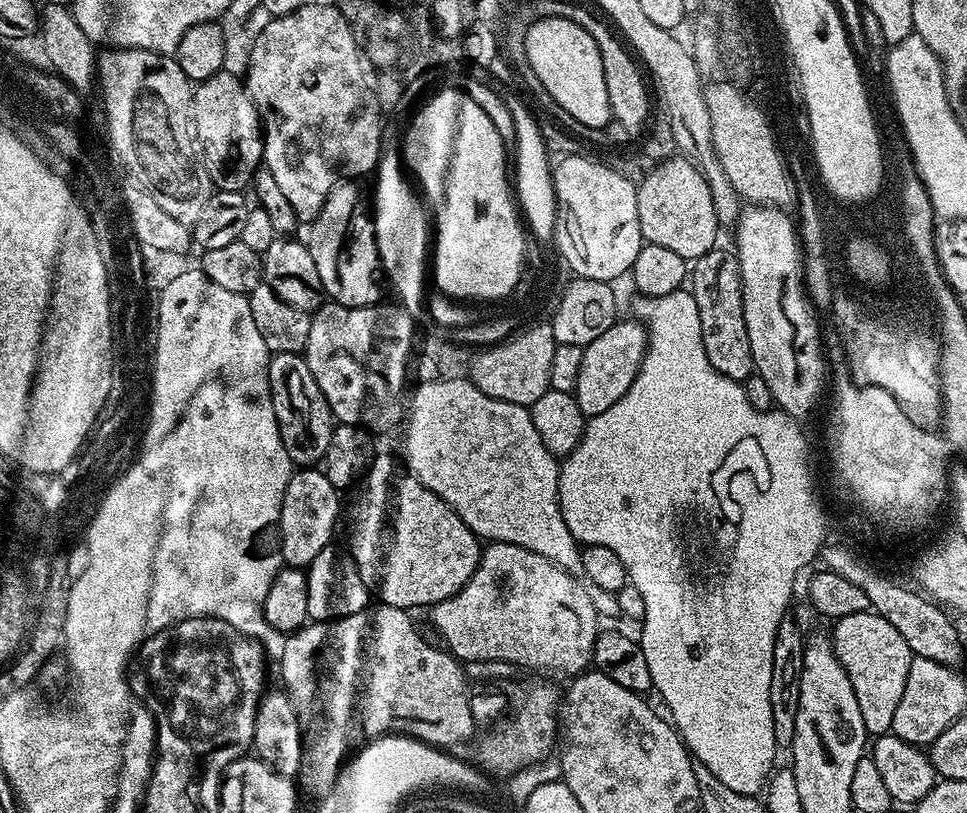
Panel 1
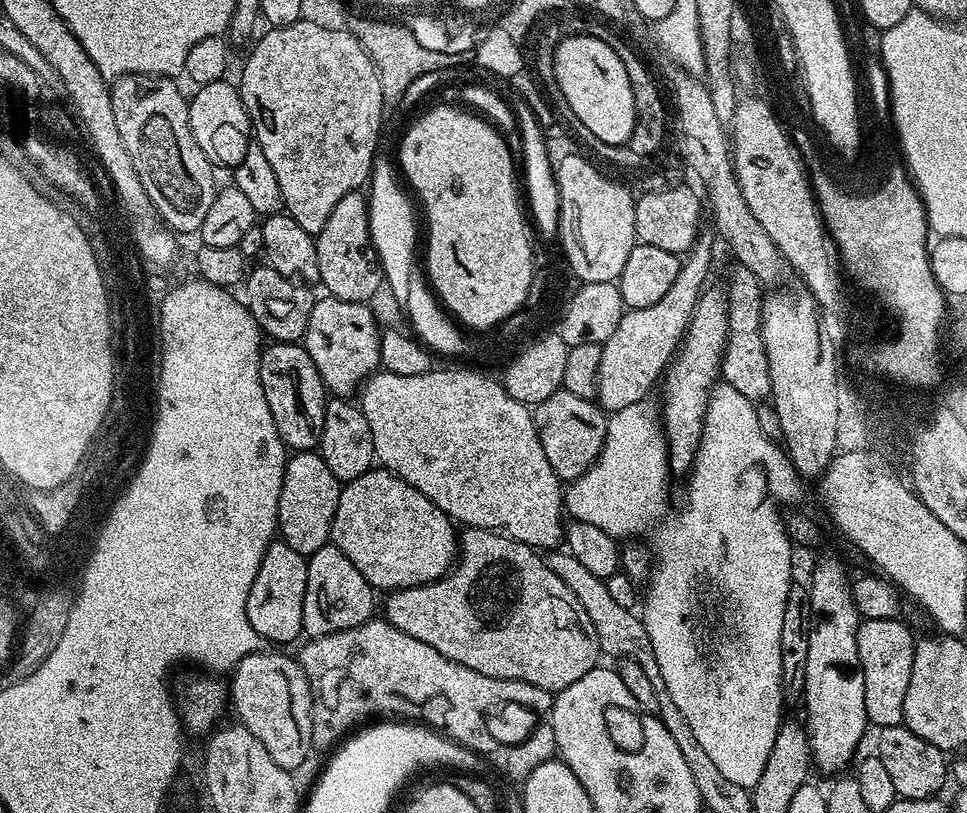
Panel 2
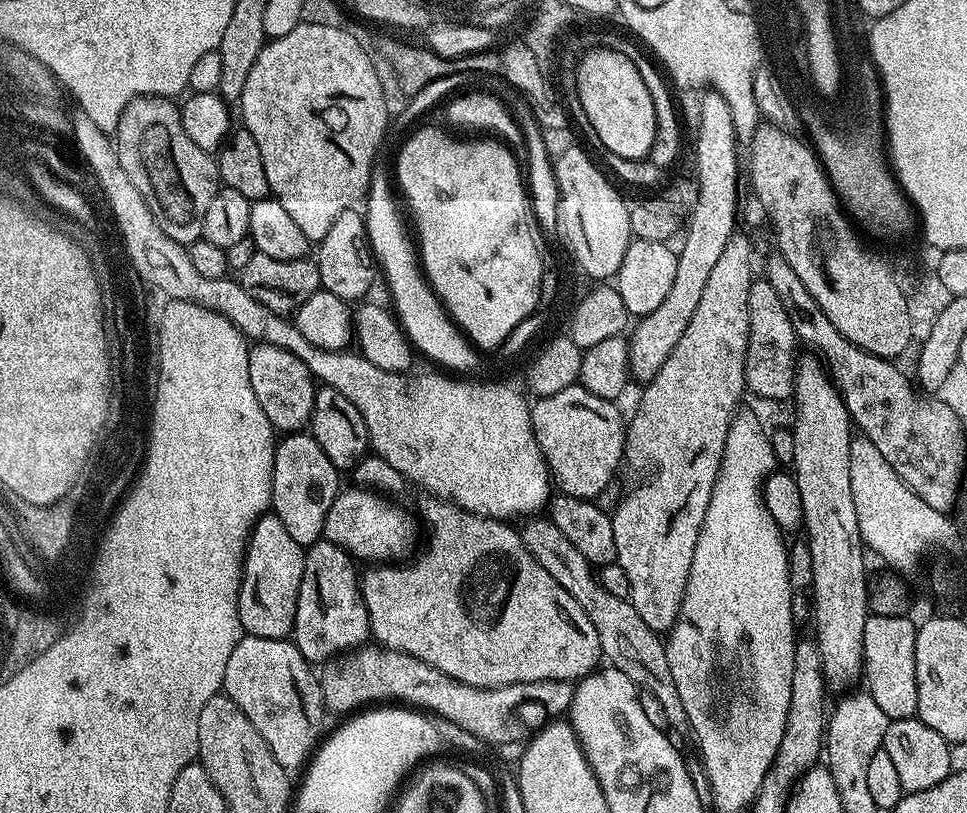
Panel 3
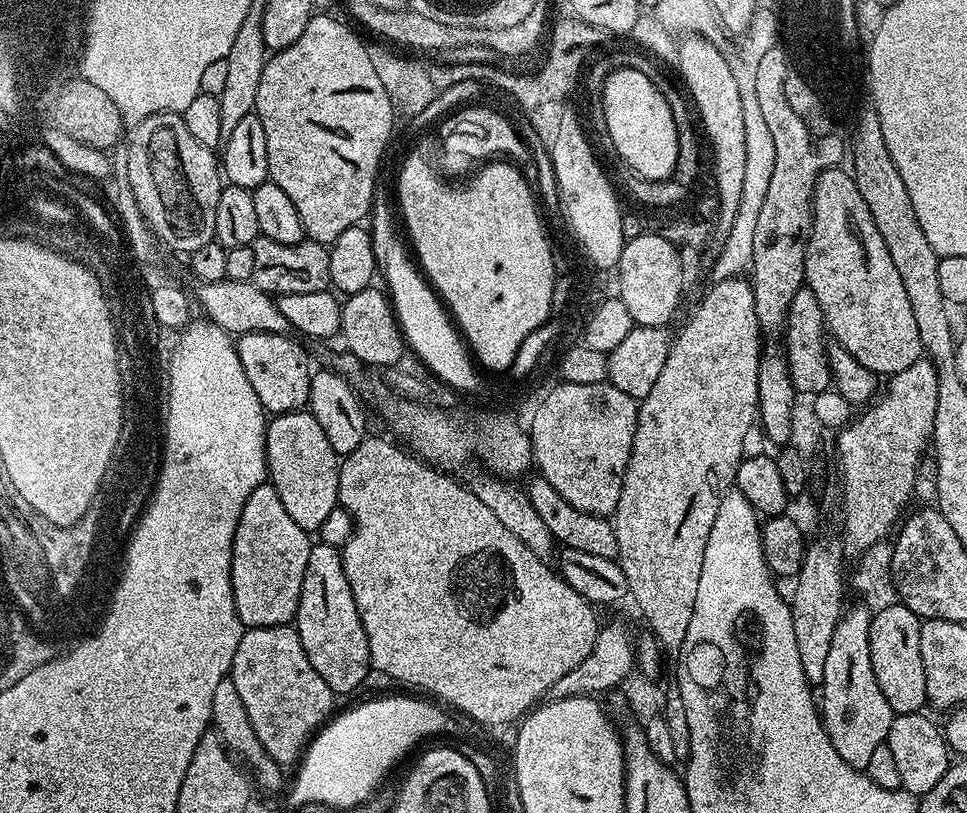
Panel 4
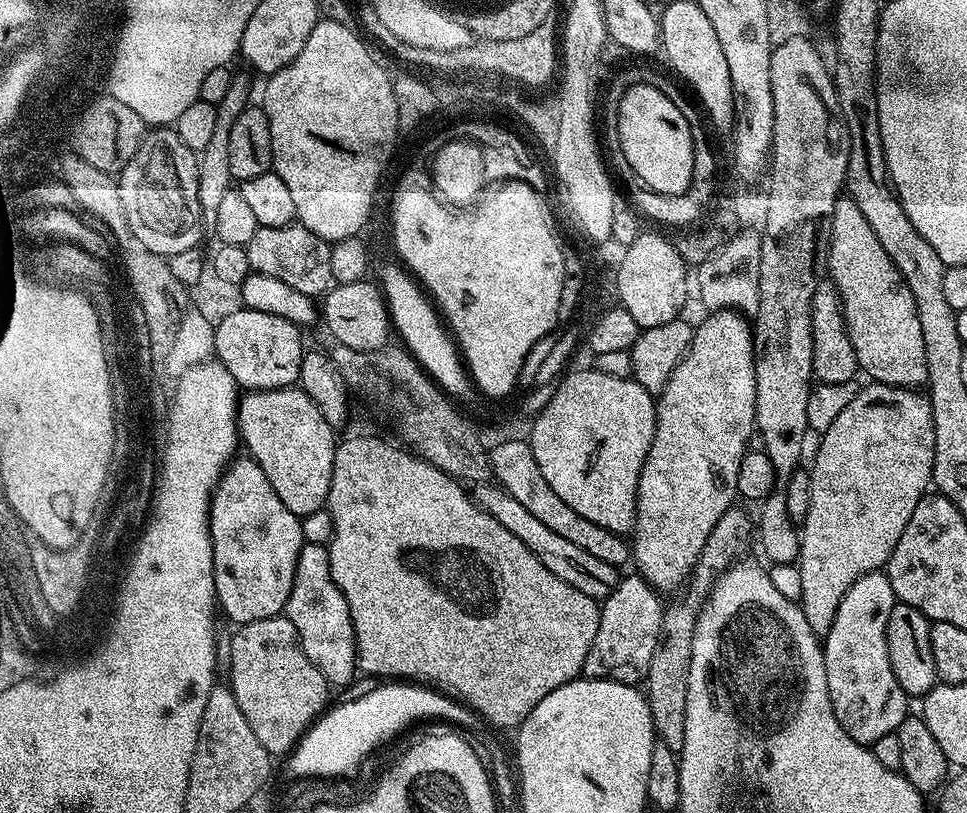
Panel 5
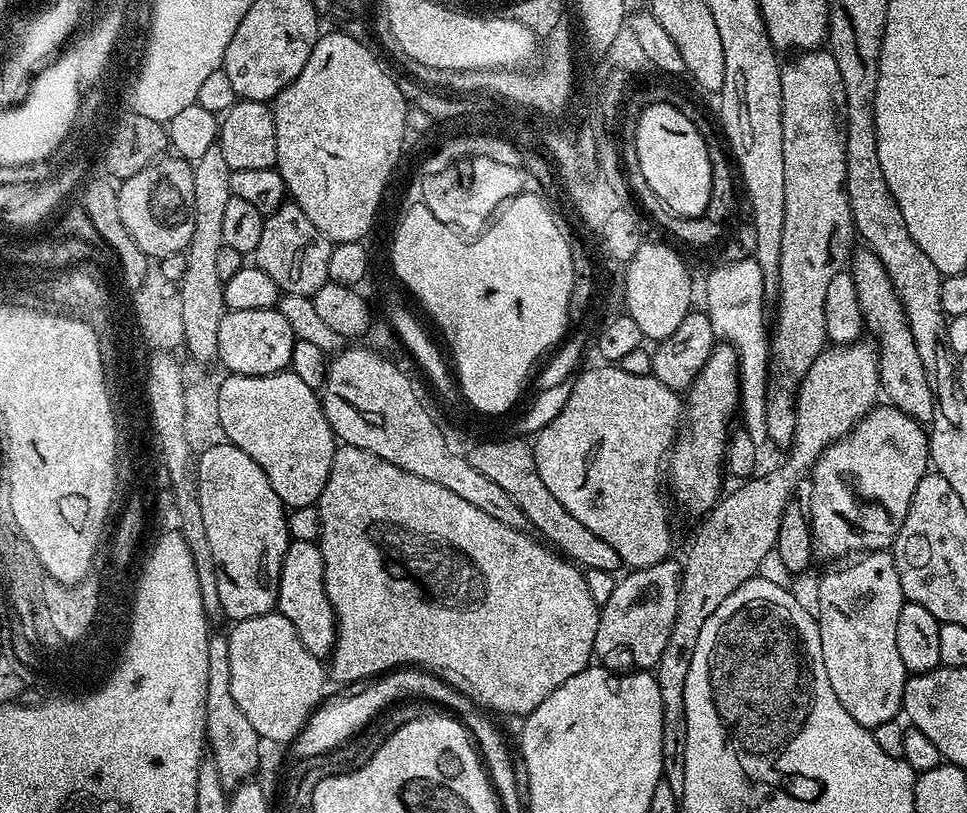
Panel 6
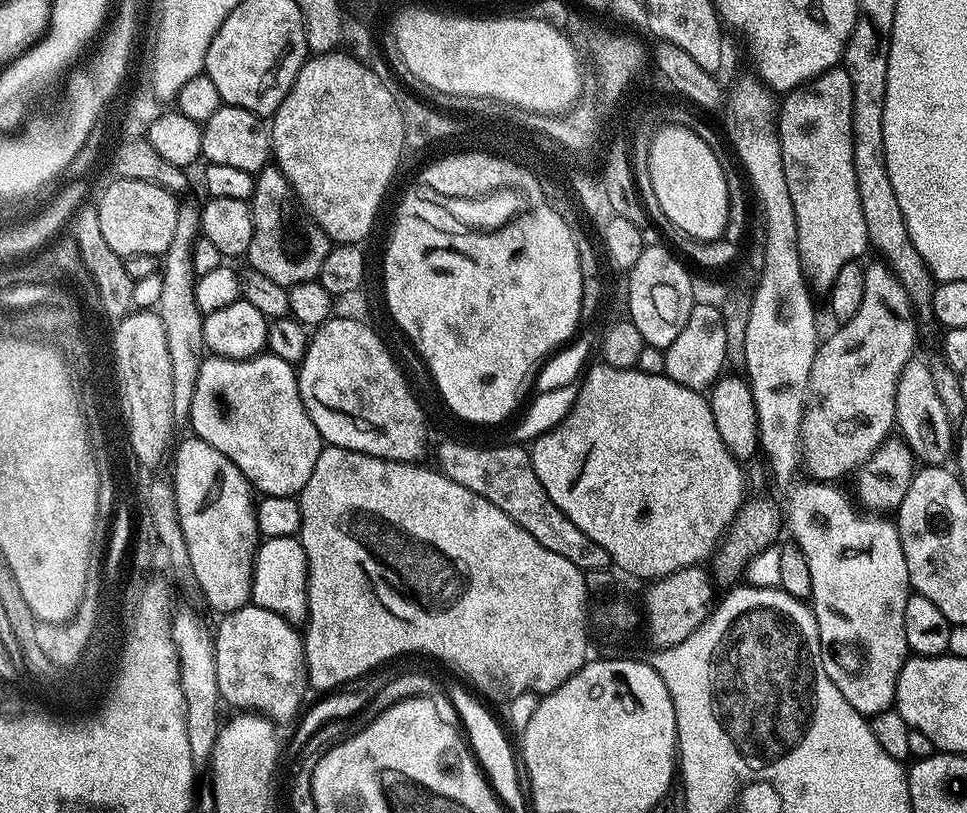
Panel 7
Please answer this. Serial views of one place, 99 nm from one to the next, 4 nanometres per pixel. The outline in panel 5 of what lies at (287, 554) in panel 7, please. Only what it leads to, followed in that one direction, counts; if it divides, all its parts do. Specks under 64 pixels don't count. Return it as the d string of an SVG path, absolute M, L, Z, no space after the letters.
M304 543L302 546L298 566L294 570L294 586L290 590L286 615L290 622L294 622L294 630L306 658L310 658L314 666L318 666L329 685L348 684L358 676L356 639L350 606L330 574L330 558L325 545Z

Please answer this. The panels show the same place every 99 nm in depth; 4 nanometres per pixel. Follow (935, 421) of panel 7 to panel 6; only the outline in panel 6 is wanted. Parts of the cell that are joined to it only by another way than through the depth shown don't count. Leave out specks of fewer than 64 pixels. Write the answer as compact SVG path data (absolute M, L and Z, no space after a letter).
M871 250L857 251L850 261L854 286L858 289L858 302L862 302L862 314L869 333L873 332L880 354L880 391L893 408L910 414L919 424L931 425L934 418L934 398L930 382L926 382L926 370L914 346L914 334L910 332L902 302L886 274L886 266Z

